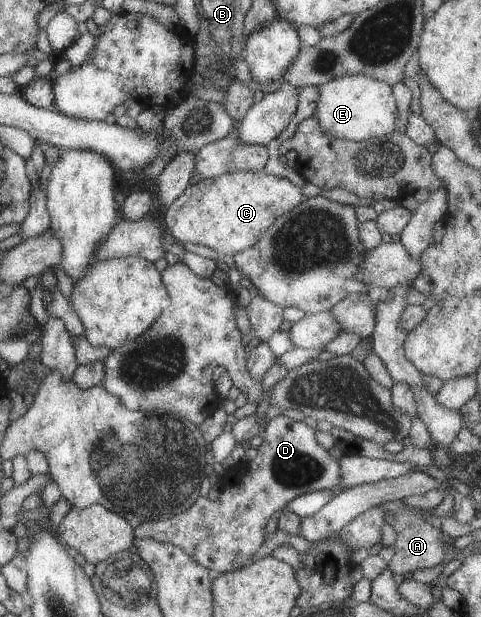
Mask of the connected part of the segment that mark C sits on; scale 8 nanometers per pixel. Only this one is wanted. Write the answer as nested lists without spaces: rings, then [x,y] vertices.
[[[266,171],[227,172],[189,184],[167,207],[164,221],[177,242],[205,245],[222,257],[234,256],[255,245],[280,215],[291,211],[305,199],[302,189],[287,178]]]

